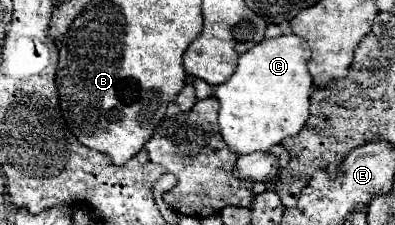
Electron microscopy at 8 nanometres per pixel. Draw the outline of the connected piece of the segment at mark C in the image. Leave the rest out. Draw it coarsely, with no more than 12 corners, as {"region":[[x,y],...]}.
{"region":[[263,39],[215,89],[237,155],[309,119],[309,43]]}

